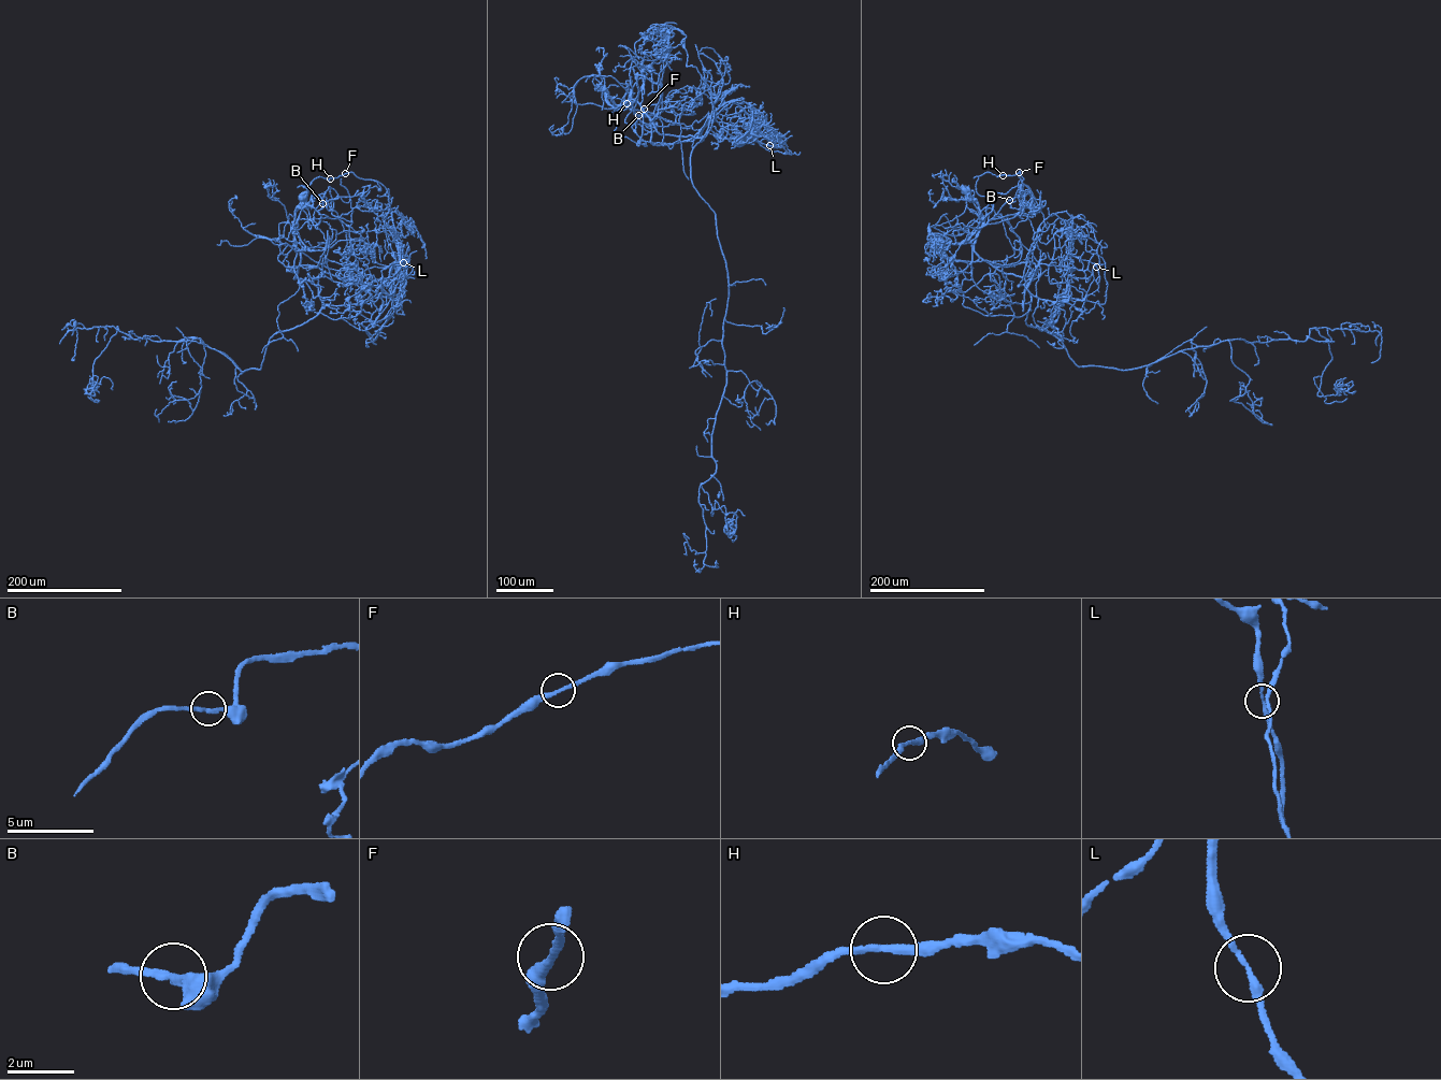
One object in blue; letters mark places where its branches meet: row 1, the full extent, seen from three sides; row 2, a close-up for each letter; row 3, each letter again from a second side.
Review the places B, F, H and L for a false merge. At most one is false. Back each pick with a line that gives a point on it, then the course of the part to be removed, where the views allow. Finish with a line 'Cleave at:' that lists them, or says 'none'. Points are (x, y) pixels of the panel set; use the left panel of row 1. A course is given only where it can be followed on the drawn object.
Cleave at: none

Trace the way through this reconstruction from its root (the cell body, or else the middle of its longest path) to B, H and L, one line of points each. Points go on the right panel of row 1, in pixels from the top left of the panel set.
B: (965, 189), (978, 205), (982, 224), (976, 238), (963, 242), (1009, 200)
H: (965, 189), (977, 203), (982, 217), (977, 236), (990, 201), (977, 192), (977, 181), (985, 172), (1003, 175)
L: (965, 189), (982, 217), (974, 252), (996, 267), (1035, 263), (1024, 284), (1035, 296), (1081, 308), (1097, 267)

